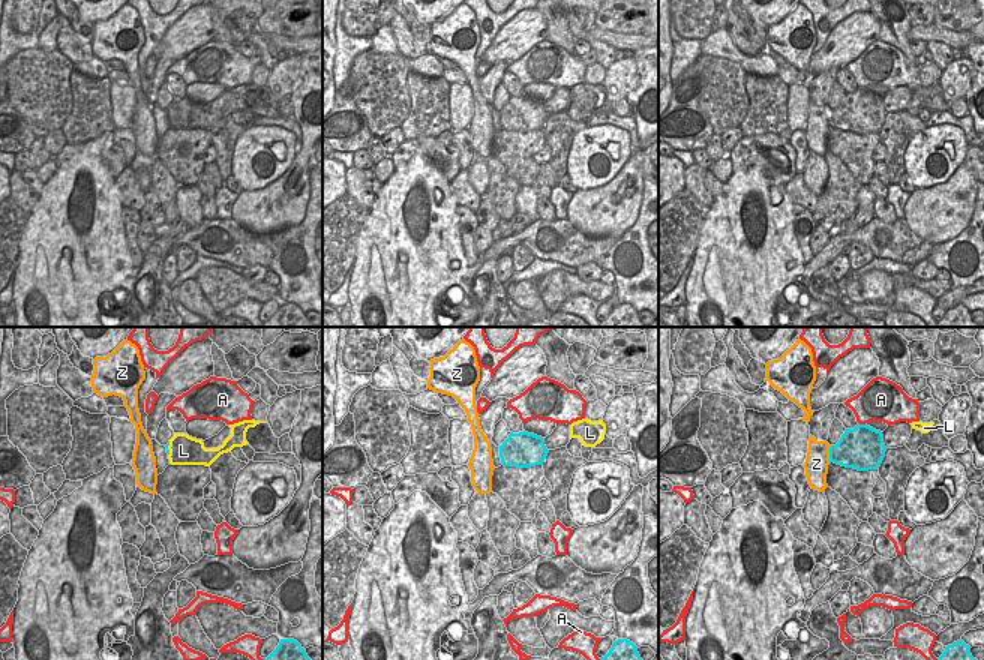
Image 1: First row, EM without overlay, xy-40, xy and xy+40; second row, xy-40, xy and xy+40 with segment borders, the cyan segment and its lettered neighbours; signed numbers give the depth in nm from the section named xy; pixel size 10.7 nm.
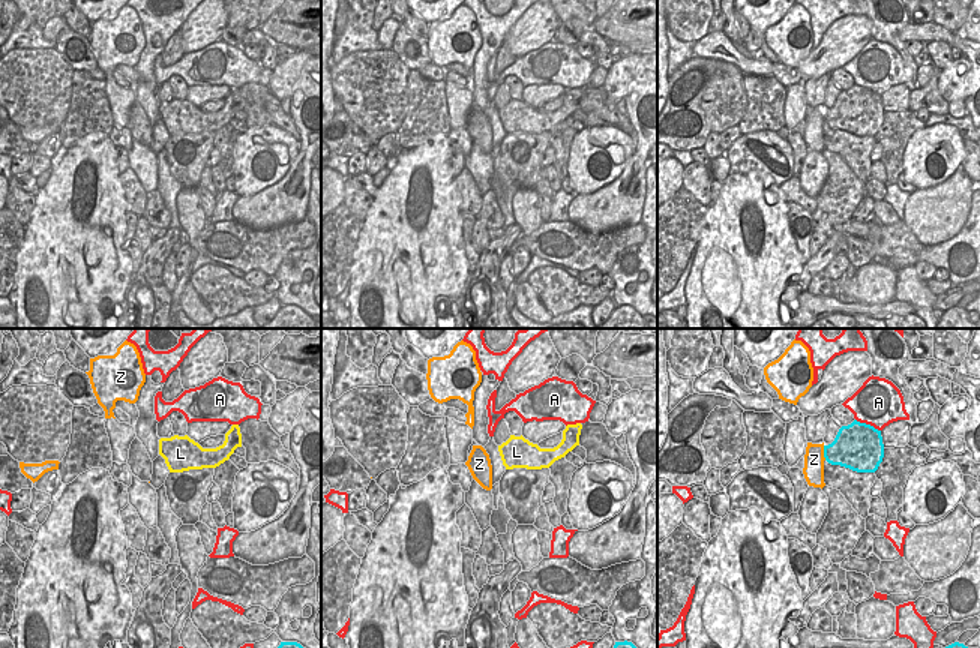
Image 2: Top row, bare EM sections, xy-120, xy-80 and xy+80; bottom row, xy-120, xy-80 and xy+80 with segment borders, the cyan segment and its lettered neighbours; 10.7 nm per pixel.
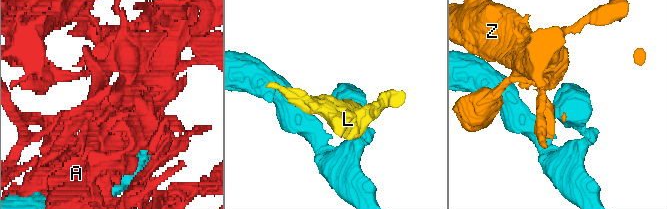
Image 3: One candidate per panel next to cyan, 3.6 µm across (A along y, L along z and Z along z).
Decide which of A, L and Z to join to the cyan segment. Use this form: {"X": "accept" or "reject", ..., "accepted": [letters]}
{"A": "reject", "L": "reject", "Z": "reject", "accepted": []}

